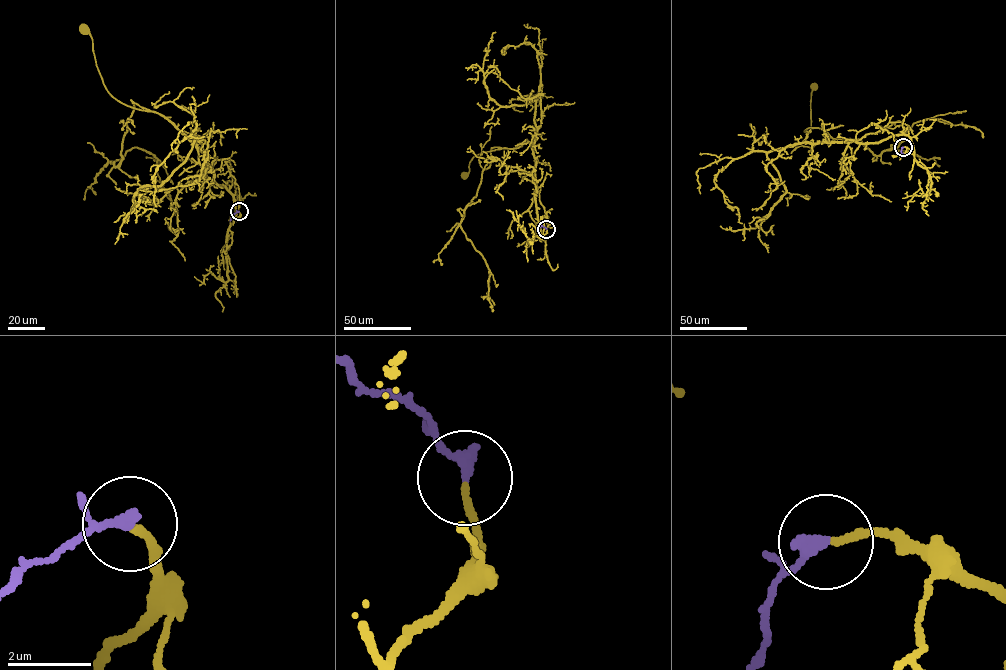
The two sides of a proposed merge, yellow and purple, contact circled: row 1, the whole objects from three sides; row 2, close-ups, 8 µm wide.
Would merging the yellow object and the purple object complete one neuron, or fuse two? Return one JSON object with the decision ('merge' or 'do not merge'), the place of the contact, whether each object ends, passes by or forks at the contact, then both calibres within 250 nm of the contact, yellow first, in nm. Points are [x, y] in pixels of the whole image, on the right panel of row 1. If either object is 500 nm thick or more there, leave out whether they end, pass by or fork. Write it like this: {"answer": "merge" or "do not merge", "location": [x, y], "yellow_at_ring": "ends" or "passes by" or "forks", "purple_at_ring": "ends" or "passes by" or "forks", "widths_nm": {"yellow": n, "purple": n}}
{"answer": "merge", "location": [903, 147], "yellow_at_ring": "ends", "purple_at_ring": "ends", "widths_nm": {"yellow": 160, "purple": 260}}

